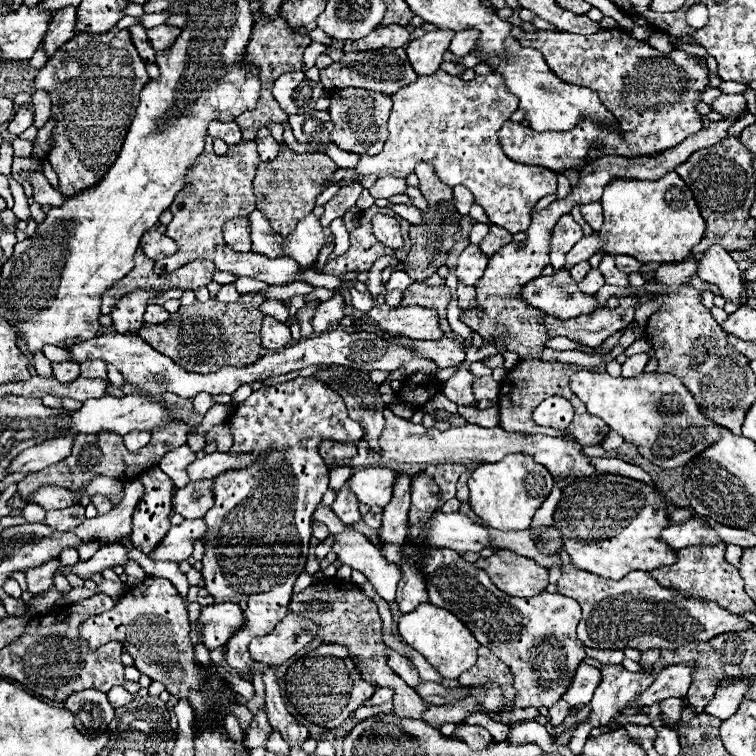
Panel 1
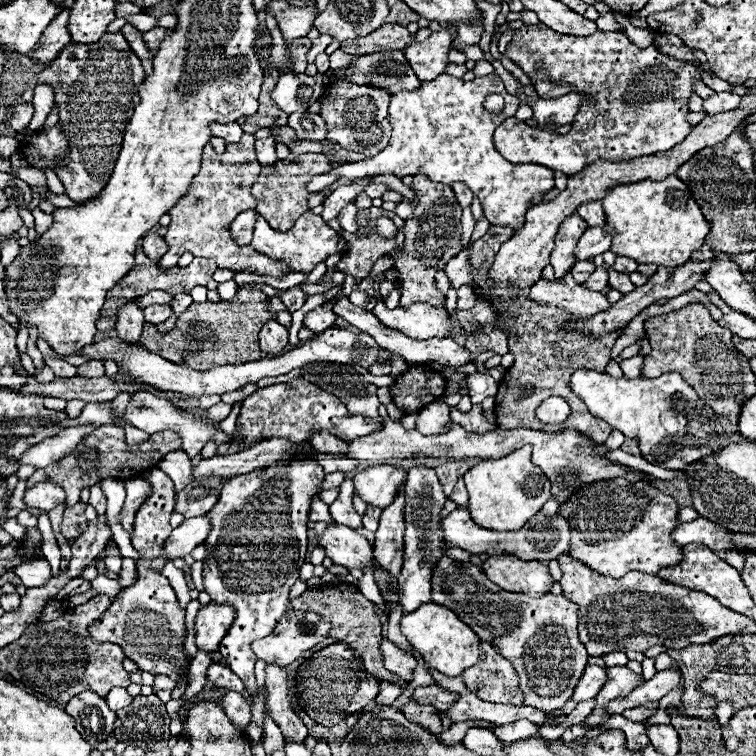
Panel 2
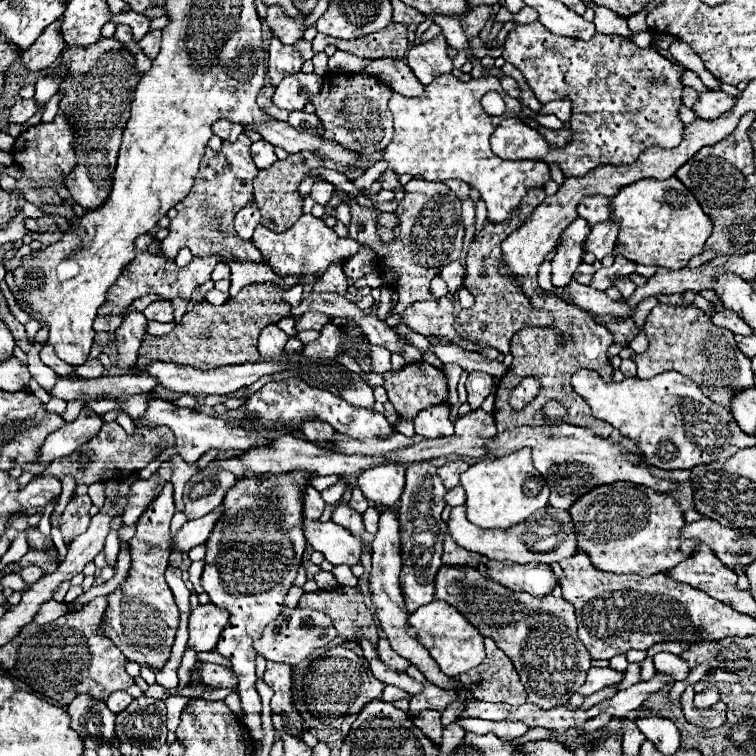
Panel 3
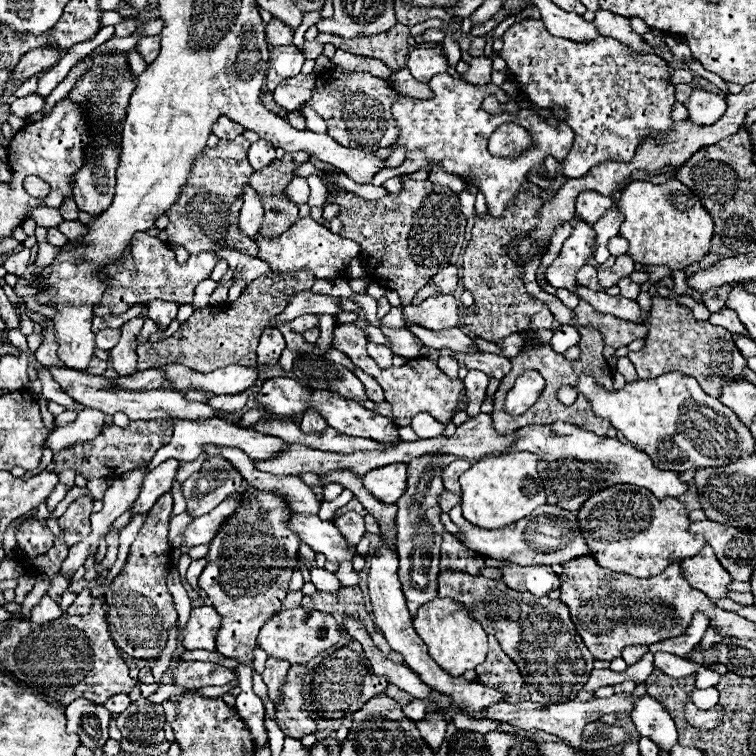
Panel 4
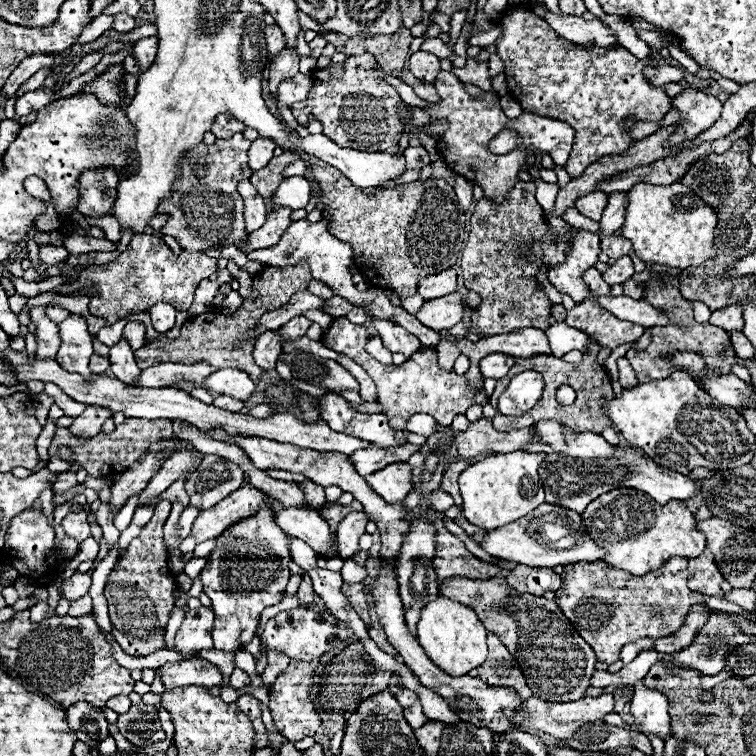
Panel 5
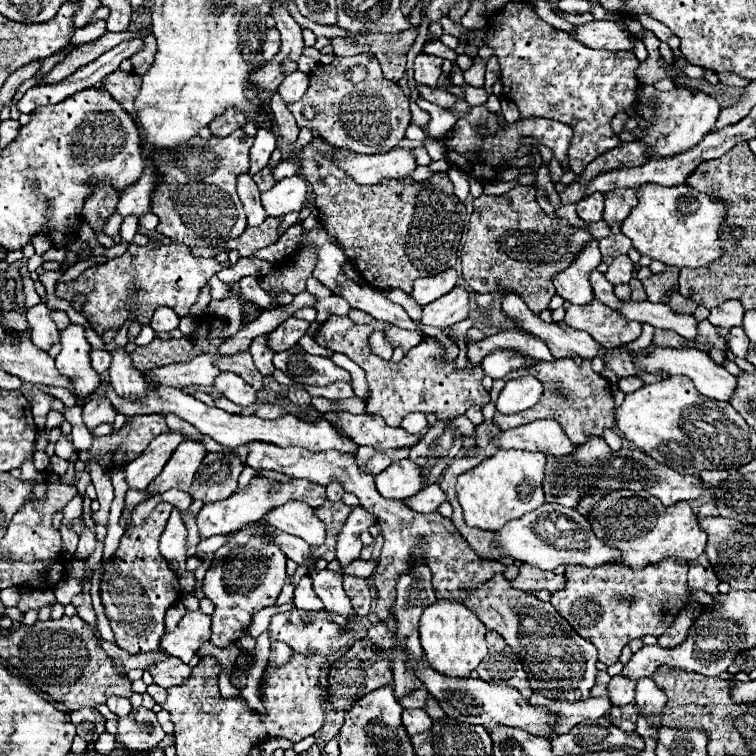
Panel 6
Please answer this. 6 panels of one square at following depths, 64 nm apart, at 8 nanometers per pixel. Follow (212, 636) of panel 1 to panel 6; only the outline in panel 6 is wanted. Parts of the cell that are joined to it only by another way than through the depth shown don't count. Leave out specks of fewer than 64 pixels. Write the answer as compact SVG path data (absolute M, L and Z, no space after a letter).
M186 612L186 616L178 622L178 626L164 634L160 640L160 650L184 660L186 664L198 652L198 648L208 642L210 636L210 616L196 612Z

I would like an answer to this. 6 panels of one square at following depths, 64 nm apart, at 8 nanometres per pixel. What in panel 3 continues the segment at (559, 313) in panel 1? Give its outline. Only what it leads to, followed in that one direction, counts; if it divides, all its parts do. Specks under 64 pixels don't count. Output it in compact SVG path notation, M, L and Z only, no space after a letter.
M572 280L562 290L566 290L574 298L574 306L578 306L584 312L602 314L602 316L612 314L612 316L622 316L622 318L630 318L634 314L632 306L628 306L624 298L622 300L612 300L602 290L578 284L576 280Z

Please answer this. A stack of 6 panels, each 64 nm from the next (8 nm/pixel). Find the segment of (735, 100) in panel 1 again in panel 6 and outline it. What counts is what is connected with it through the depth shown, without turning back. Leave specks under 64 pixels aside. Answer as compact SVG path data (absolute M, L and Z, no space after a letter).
M642 84L638 106L640 106L638 118L644 118L648 122L648 128L634 130L634 136L638 142L644 142L648 146L648 152L646 152L648 160L670 158L670 156L688 152L706 134L714 130L714 124L720 116L720 104L712 96L690 88L674 88L670 92L660 92L654 86Z

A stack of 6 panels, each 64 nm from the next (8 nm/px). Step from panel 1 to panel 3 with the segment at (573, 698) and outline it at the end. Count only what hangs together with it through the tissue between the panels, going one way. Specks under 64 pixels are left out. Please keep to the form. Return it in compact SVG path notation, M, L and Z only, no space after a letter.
M590 668L586 682L582 684L582 688L578 692L584 696L590 696L590 694L594 694L606 686L614 686L622 680L624 680L624 672L616 672L612 668Z

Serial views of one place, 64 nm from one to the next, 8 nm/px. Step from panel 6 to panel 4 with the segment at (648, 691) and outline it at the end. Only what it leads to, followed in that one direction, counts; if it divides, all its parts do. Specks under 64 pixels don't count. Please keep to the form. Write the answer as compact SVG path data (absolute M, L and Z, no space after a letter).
M650 694L640 696L634 702L634 710L630 712L630 716L640 736L648 736L656 744L660 744L664 750L670 750L670 746L676 744L678 732L676 732L674 720L670 718L662 702L656 700L654 696Z

